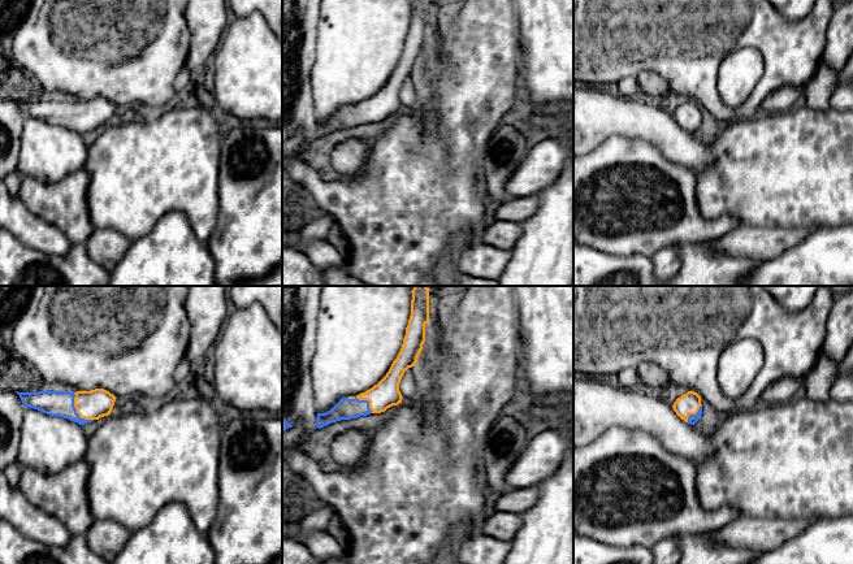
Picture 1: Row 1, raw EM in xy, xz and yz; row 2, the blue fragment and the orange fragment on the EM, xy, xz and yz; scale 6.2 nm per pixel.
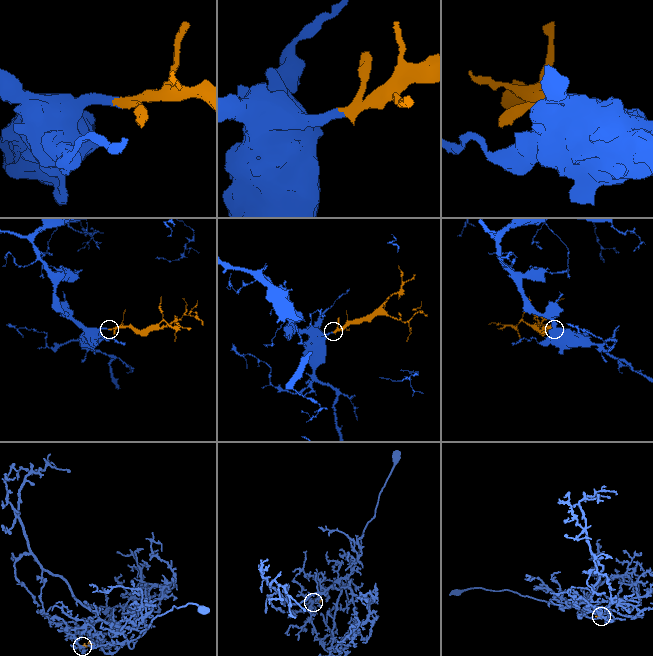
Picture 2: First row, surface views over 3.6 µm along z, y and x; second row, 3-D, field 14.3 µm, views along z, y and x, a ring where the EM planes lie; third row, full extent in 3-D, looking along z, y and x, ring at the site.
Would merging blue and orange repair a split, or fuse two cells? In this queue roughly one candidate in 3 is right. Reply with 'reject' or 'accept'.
accept

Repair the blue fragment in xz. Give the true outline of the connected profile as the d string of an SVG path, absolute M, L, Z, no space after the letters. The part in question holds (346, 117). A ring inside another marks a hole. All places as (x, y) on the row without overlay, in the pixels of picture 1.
M412 0L411 25L402 57L386 84L372 97L356 105L342 107L330 120L317 122L319 138L341 129L381 122L402 112L399 92L408 77L415 75L425 51L425 34L429 31L429 0Z

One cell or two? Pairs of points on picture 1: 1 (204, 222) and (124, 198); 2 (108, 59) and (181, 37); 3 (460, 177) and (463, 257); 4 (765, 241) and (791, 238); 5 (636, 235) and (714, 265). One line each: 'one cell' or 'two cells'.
1: one cell
2: one cell
3: two cells
4: one cell
5: two cells

